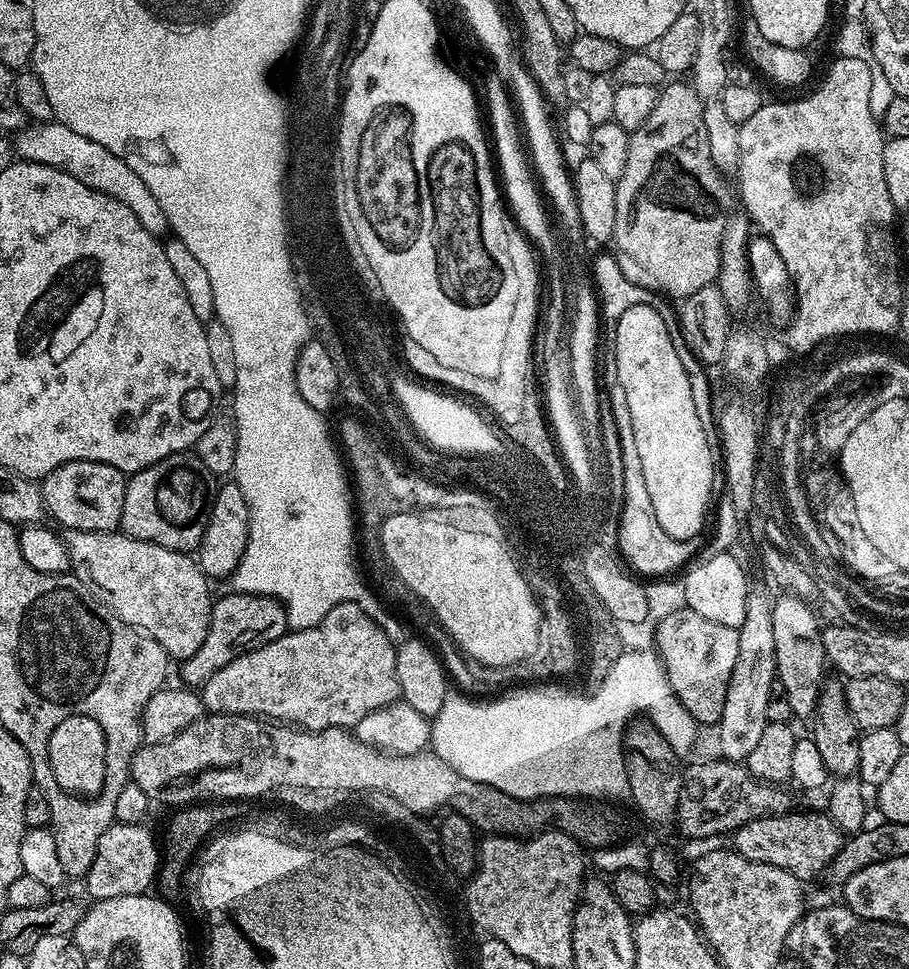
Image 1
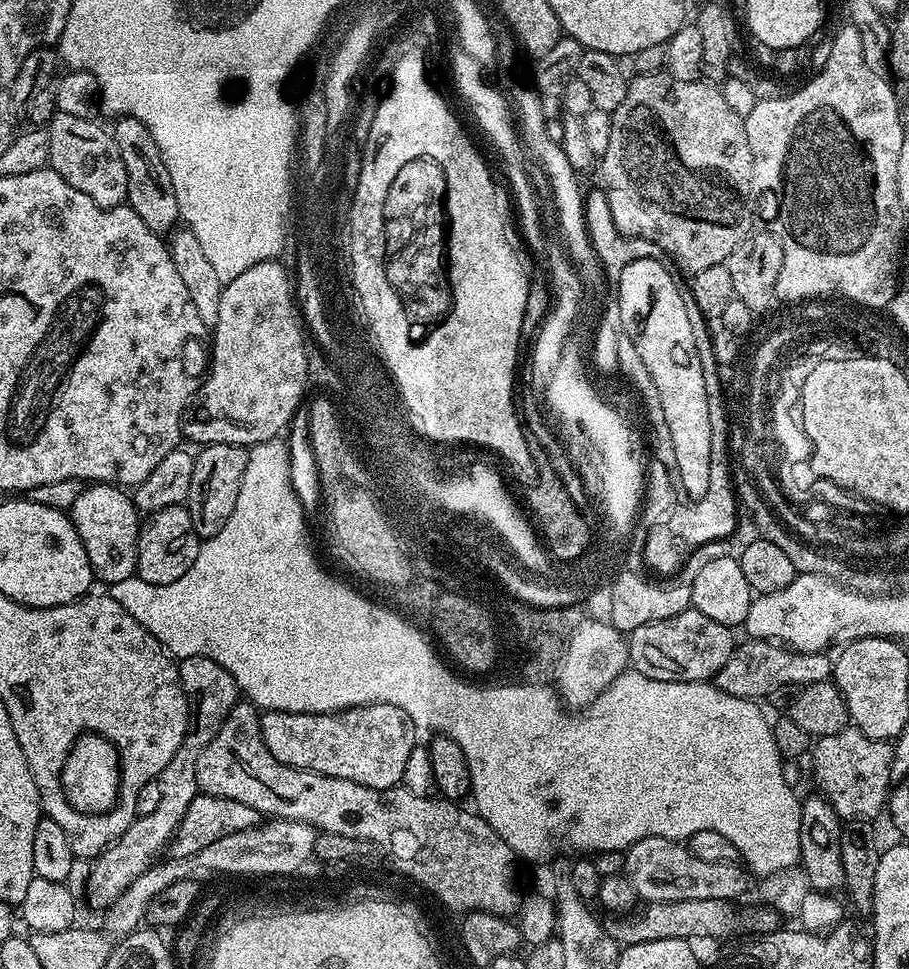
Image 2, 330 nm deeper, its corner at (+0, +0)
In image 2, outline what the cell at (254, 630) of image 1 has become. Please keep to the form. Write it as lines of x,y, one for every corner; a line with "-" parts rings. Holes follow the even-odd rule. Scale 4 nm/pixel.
191,656
180,660
178,667
186,707
190,713
188,733
184,736
182,746
174,750
174,758
166,762
166,766
156,777
158,790
162,794
156,809
151,814
137,816
130,827
113,844
109,844
102,855
91,861
86,900
89,900
97,910
109,908
118,898
118,894
122,894
122,890
126,890
126,886
130,886
130,882
138,878
138,874
142,874
157,863
159,856
156,855
171,845
186,810
190,810
190,802
194,802
194,798
198,795
196,787
198,758
202,750
206,750
210,738
218,734
226,714
230,714
230,710
238,702
238,689
230,670
218,666
218,662
205,656

